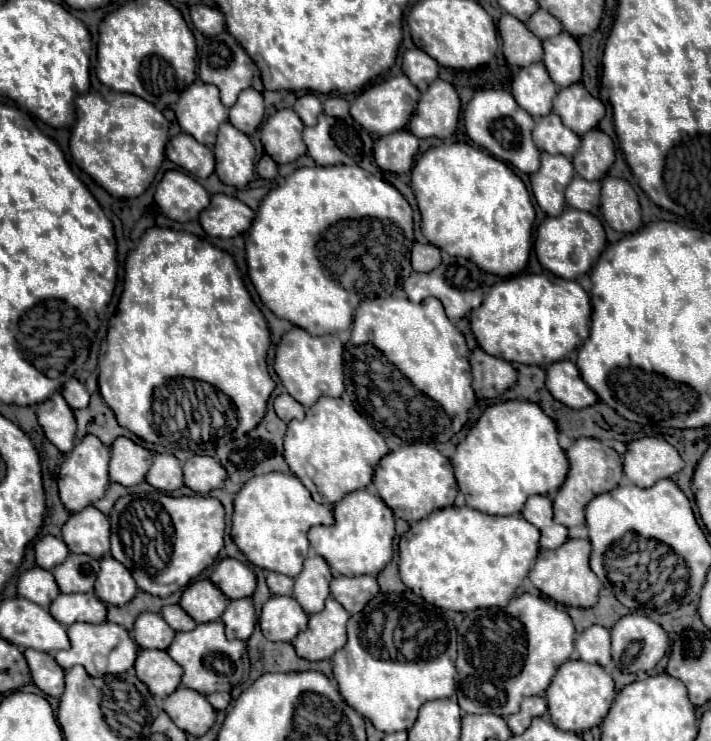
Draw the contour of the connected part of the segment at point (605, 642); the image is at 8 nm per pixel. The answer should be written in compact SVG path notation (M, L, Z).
M604 626L586 628L576 640L576 652L580 660L594 662L600 666L608 666L612 662L610 656L610 630Z

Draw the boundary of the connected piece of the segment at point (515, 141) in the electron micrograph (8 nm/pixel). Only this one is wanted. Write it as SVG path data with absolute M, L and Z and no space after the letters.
M480 90L474 94L474 98L468 102L464 110L464 126L466 134L474 144L484 148L494 158L518 168L520 172L532 174L540 166L540 150L532 142L532 128L534 118L516 104L514 96L506 90Z

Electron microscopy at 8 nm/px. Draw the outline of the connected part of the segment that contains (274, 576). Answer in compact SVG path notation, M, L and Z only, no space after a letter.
M266 572L266 582L268 582L268 588L272 590L272 594L292 596L294 580L290 576L284 576L284 574L278 574L278 572Z

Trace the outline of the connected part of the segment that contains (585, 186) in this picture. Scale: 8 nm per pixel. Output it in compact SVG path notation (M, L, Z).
M576 176L566 188L566 202L572 208L598 214L600 212L600 182L590 182Z

